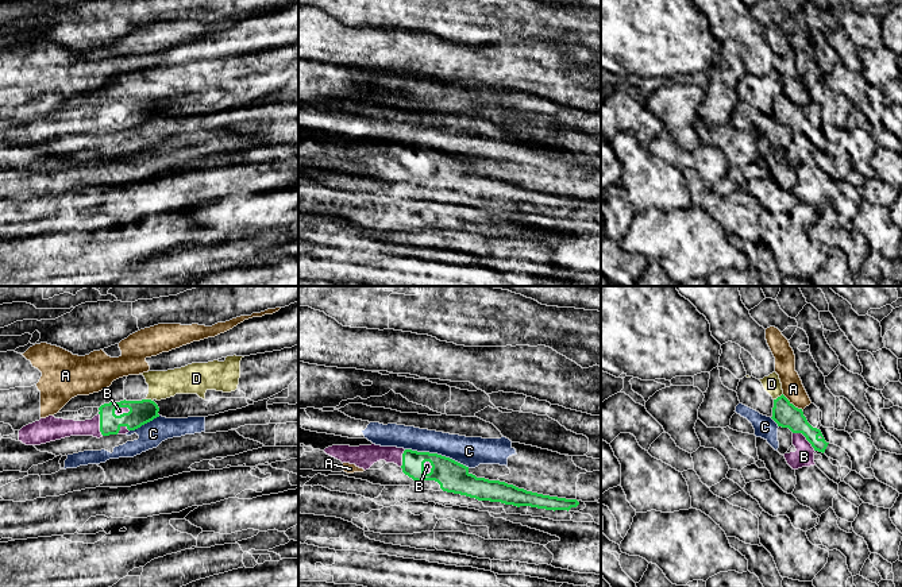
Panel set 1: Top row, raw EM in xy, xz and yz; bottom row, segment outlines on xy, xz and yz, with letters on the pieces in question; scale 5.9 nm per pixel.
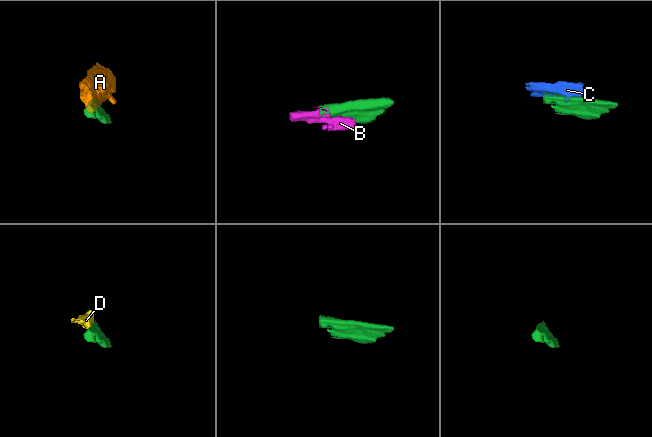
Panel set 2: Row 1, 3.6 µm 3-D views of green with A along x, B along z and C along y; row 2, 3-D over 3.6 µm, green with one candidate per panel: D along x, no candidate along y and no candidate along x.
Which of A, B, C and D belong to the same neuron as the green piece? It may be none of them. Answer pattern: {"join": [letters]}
{"join": ["B"]}

